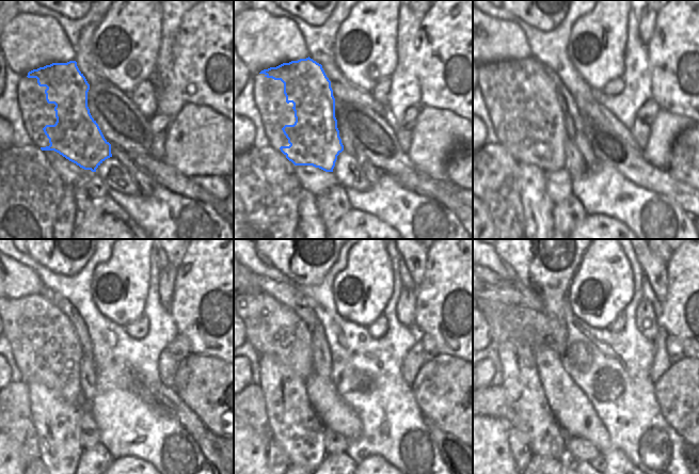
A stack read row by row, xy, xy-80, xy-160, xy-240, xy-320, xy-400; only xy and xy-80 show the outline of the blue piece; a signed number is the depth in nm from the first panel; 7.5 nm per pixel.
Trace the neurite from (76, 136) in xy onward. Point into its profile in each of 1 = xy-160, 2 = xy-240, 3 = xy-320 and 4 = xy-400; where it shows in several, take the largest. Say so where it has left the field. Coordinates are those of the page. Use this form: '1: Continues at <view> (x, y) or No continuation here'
1: Continues at xy-160 (547, 133)
2: Continues at xy-240 (64, 344)
3: Continues at xy-320 (280, 317)
4: Continues at xy-400 (537, 326)

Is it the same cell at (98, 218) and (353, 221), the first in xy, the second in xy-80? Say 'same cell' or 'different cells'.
same cell

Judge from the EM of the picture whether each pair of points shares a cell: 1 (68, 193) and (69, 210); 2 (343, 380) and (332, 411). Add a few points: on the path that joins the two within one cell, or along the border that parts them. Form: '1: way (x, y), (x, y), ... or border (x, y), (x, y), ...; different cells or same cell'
1: way (68, 198), (68, 206); same cell
2: border (330, 379), (338, 395), (354, 412); different cells

